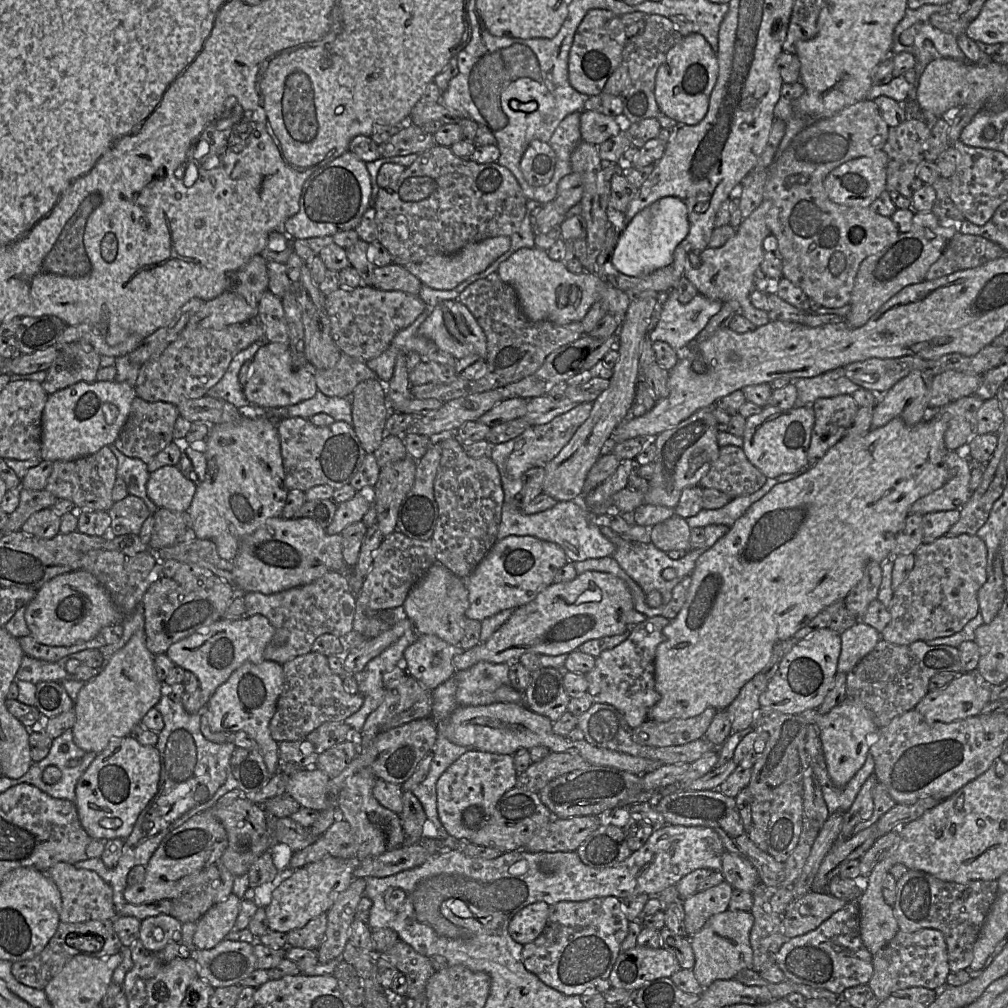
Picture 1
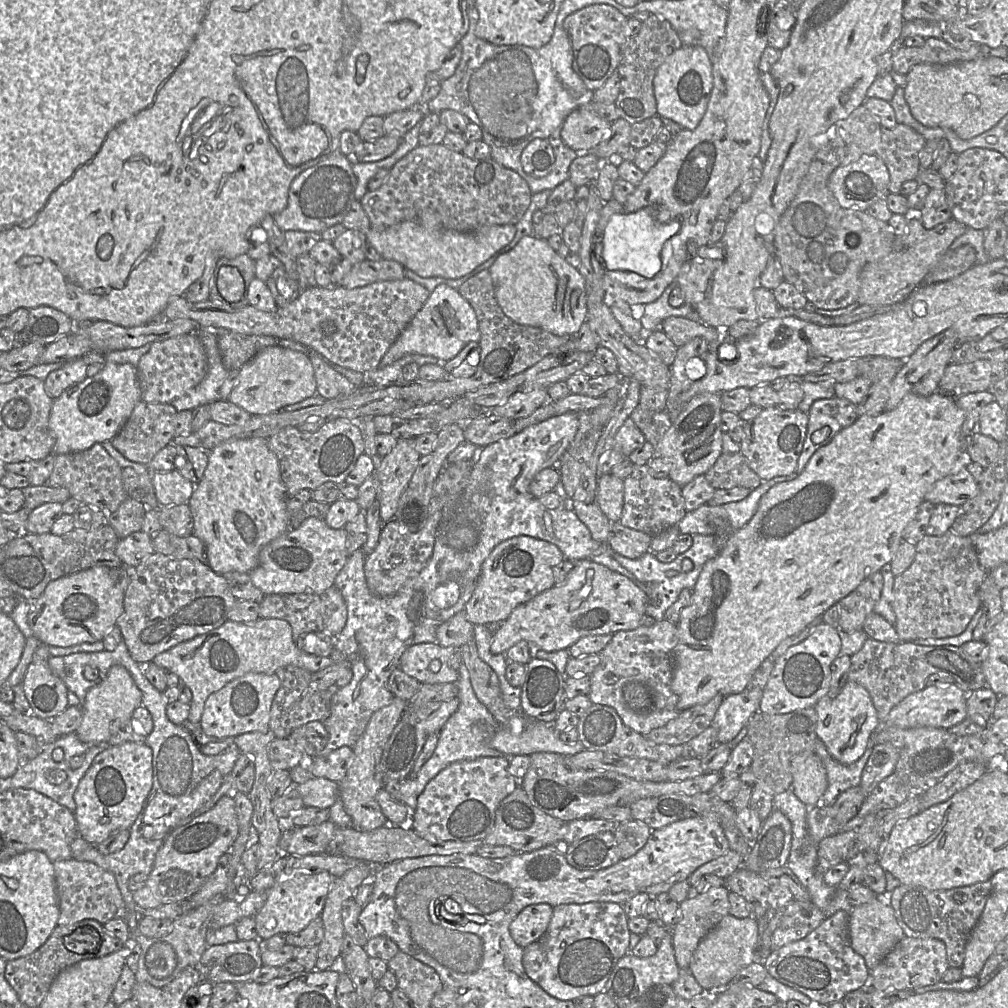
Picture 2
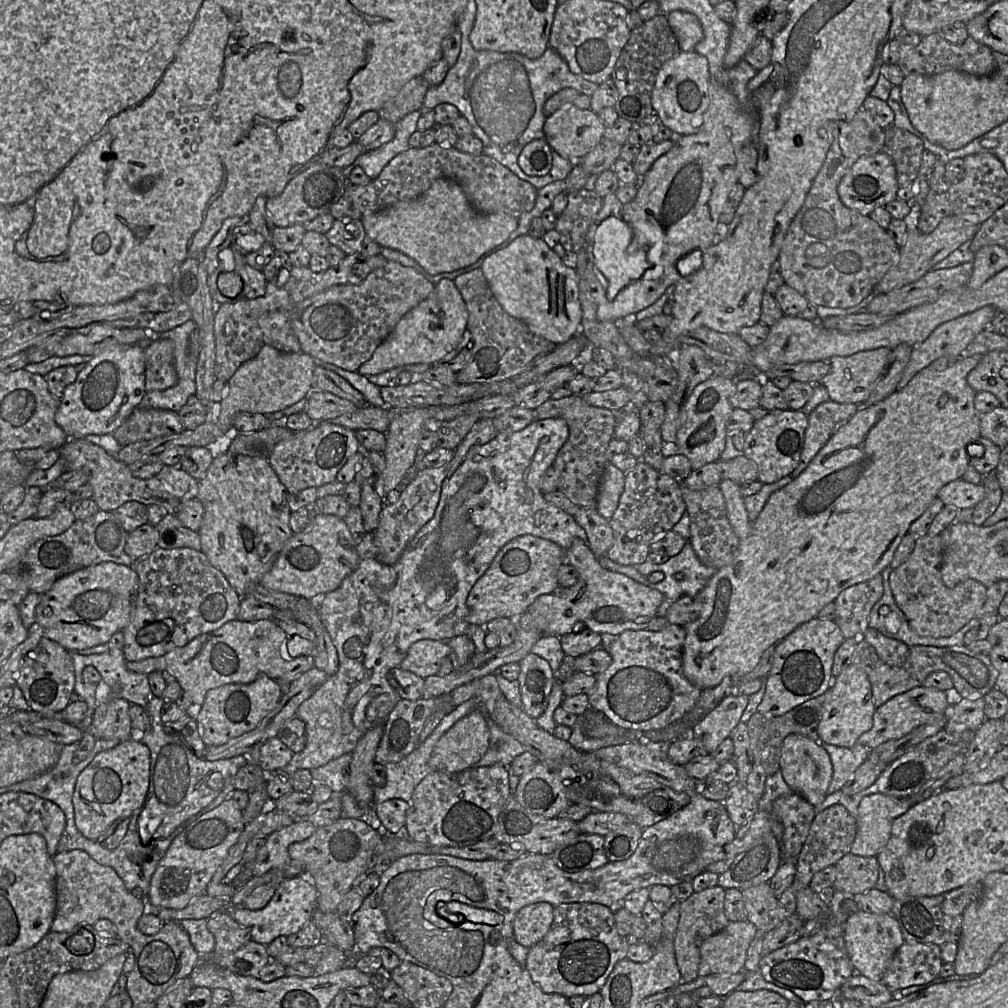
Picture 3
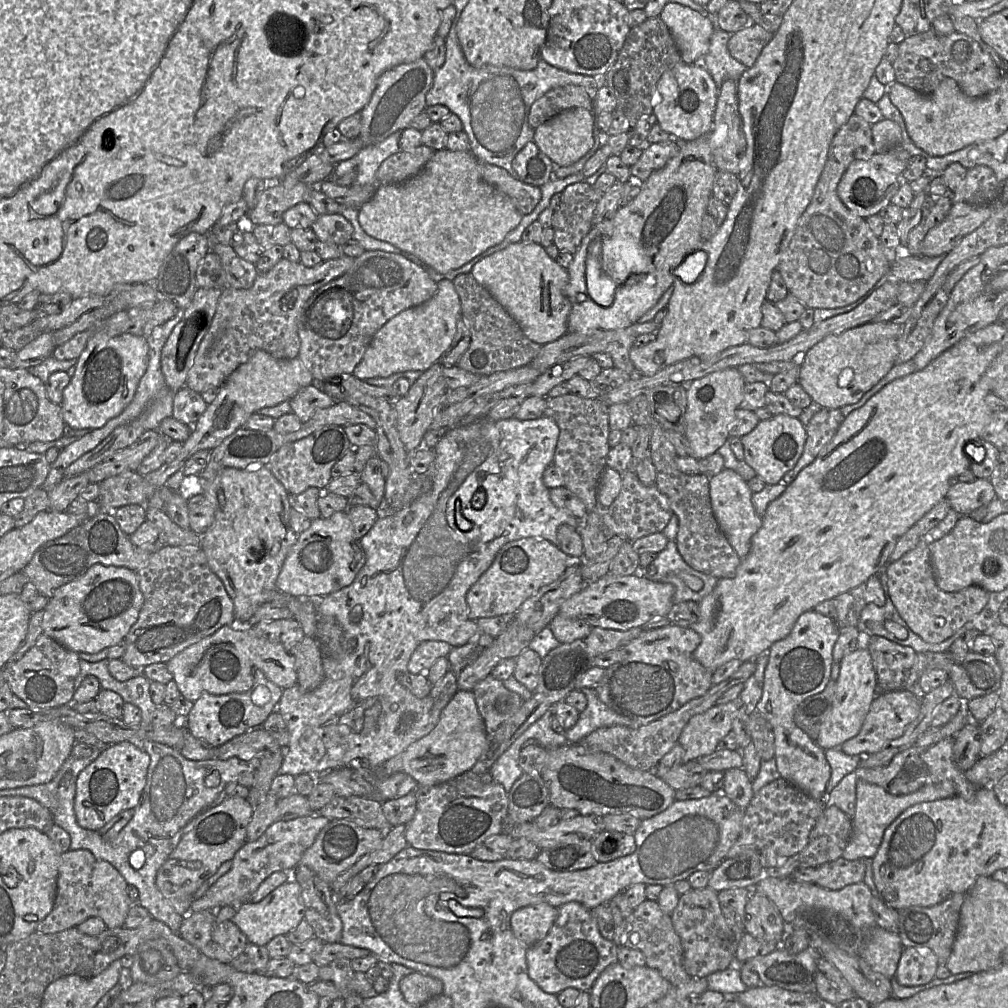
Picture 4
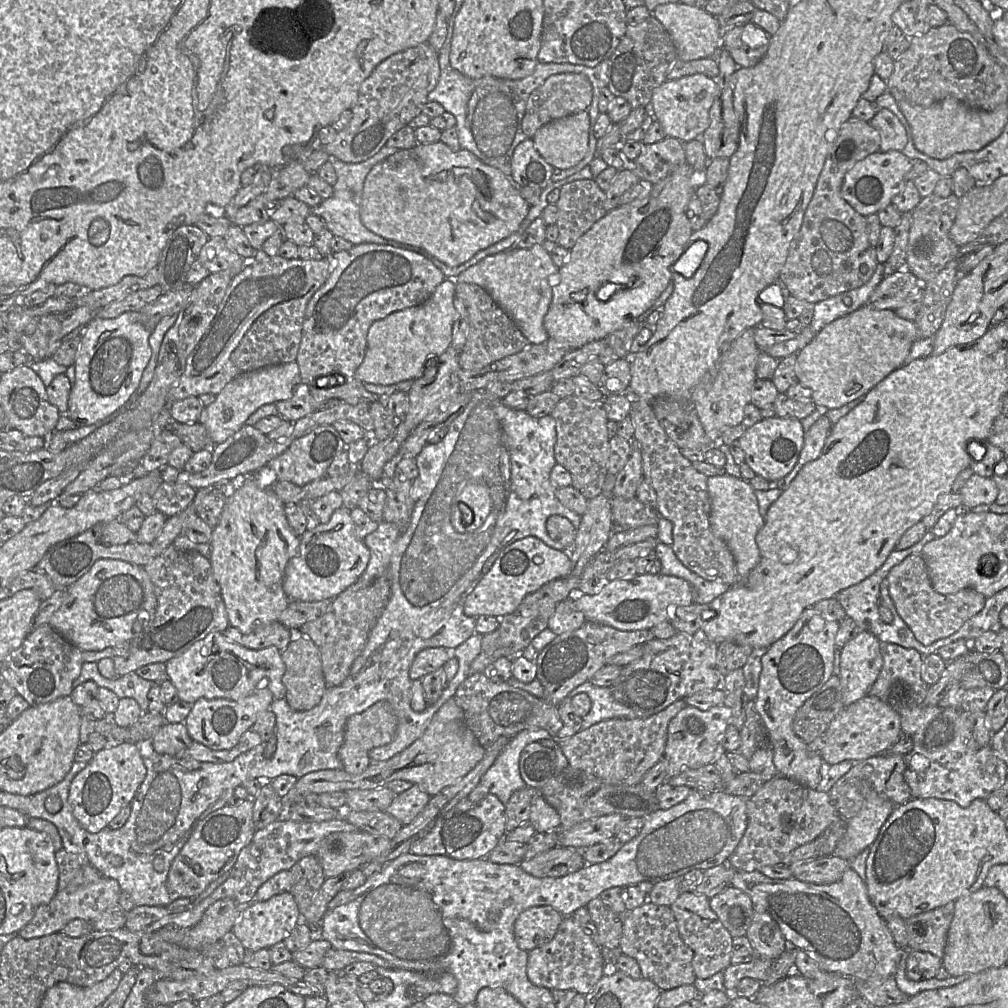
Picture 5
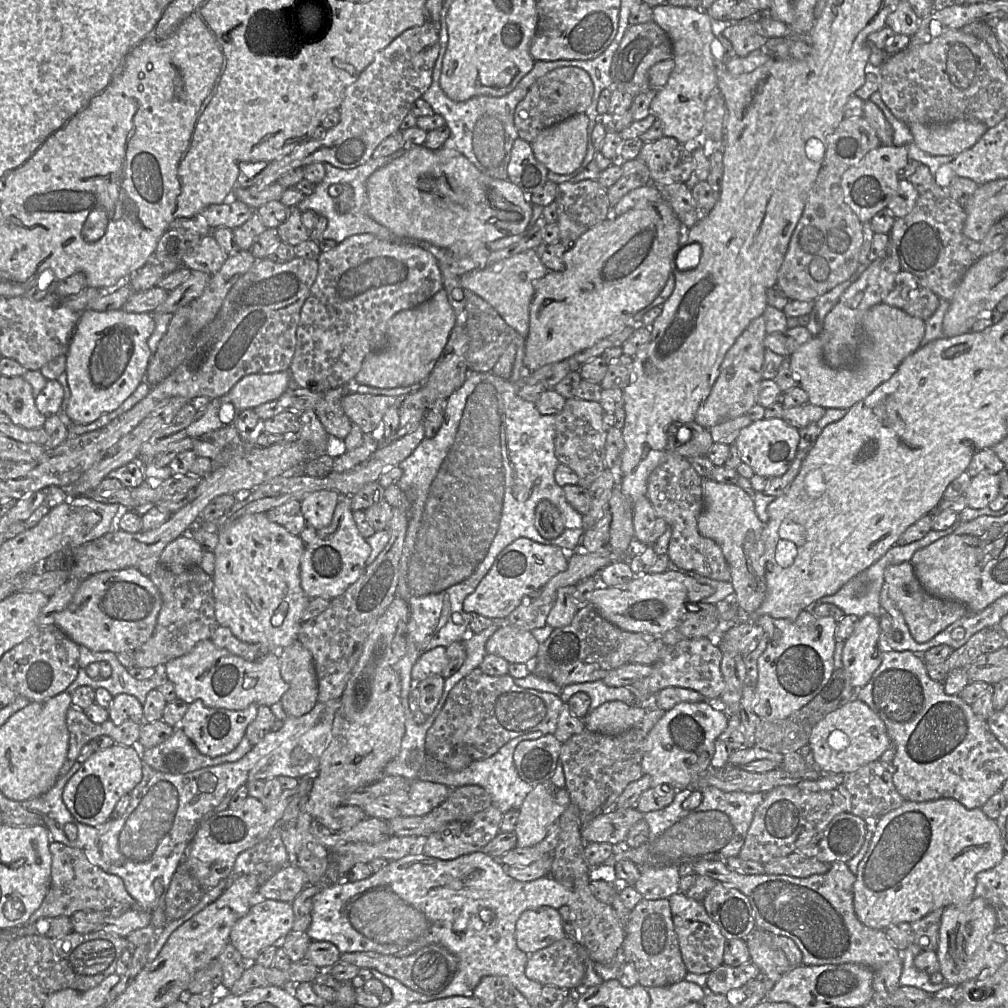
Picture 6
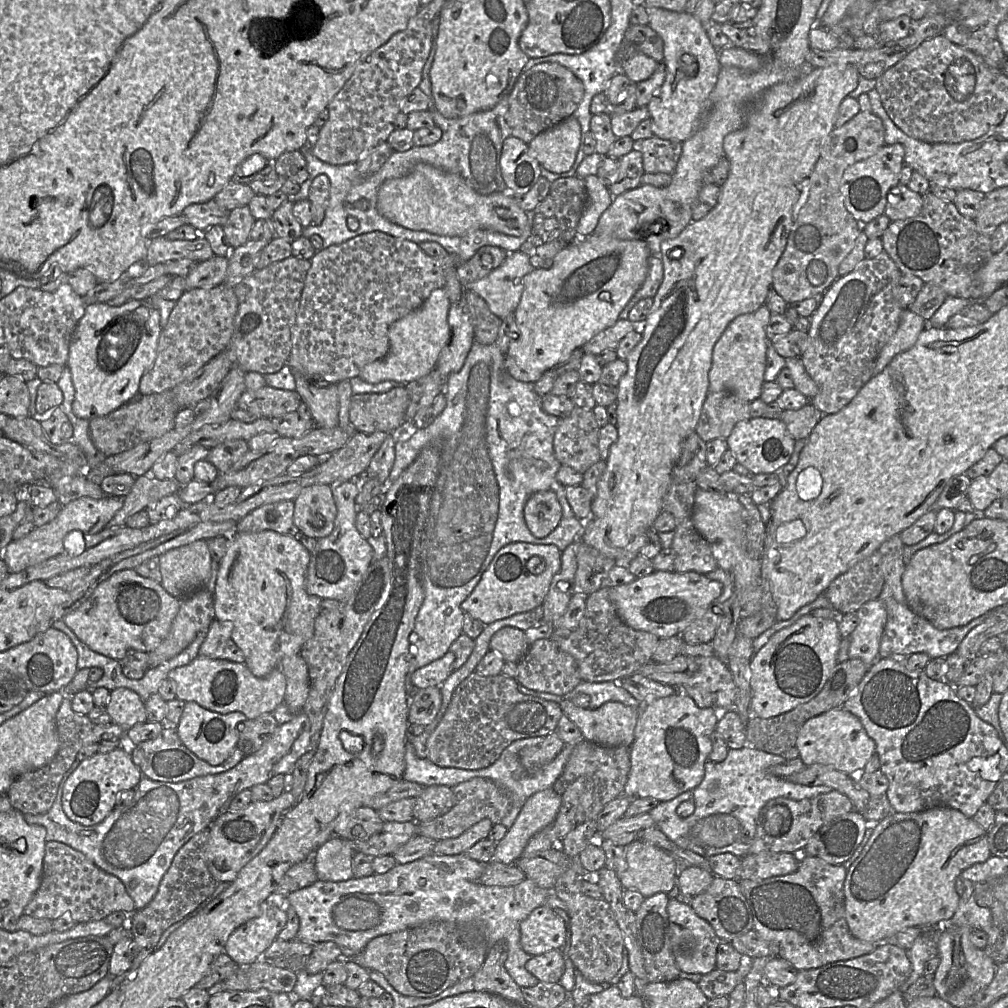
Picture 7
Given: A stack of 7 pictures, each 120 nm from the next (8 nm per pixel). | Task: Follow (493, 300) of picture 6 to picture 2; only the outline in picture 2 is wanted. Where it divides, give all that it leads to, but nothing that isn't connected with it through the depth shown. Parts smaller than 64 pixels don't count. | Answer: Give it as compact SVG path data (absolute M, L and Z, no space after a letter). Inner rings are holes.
M525 236L508 252L501 254L490 272L495 295L503 313L517 324L535 327L557 336L572 336L586 320L586 286L578 269L553 250L547 240Z

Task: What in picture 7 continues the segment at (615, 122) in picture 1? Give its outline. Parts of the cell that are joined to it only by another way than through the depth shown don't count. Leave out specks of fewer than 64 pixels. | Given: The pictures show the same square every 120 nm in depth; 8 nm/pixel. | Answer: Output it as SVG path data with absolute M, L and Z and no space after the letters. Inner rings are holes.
M573 115L538 134L528 143L533 157L541 167L552 173L569 171L581 144L581 125Z

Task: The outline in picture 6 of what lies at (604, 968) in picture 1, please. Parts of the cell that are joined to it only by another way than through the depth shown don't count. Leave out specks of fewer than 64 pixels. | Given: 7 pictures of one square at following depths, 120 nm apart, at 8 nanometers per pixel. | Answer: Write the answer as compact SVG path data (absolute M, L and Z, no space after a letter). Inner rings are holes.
M567 936L530 954L525 967L530 980L566 989L581 989L585 971L577 943Z

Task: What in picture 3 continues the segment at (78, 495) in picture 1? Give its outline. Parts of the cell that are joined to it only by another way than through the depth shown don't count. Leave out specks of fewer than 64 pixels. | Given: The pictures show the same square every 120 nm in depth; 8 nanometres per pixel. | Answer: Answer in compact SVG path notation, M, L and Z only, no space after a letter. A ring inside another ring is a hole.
M69 439L59 450L60 457L66 461L67 471L88 470L93 489L92 499L102 511L114 511L128 501L146 505L157 505L165 514L177 514L181 500L170 494L157 478L139 479L133 476L129 467L110 456L102 447L85 439Z

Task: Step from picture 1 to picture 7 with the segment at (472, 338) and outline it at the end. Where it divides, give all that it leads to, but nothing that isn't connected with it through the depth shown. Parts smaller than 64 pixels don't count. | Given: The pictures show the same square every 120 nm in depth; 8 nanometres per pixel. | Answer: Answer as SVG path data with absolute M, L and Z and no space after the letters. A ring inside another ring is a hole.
M443 288L433 290L420 307L389 326L388 354L365 365L358 376L365 382L374 384L383 381L409 383L429 374L435 368L439 355L450 337L450 305L451 302Z

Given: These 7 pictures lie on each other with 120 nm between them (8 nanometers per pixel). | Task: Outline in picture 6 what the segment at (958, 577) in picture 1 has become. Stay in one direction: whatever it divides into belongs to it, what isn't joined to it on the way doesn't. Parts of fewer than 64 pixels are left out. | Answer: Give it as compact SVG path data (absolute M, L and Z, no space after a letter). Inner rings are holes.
M910 561L888 566L884 571L884 582L888 585L889 597L902 613L912 637L918 643L929 641L950 624L969 613L968 607L962 602L929 594L917 579Z

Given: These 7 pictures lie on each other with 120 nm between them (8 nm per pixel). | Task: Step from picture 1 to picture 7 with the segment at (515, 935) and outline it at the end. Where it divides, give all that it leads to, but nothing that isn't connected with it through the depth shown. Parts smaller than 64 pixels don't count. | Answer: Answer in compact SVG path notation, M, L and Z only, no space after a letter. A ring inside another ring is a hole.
M547 904L535 908L520 924L521 947L531 956L561 949L564 942L564 921Z

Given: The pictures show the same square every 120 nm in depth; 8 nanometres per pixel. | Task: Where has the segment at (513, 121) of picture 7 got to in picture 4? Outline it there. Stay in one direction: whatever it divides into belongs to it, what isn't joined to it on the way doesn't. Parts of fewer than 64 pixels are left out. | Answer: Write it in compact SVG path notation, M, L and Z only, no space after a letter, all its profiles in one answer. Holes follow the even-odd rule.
M565 85L546 92L529 111L529 125L536 129L562 111L584 108L593 111L593 101L583 86Z

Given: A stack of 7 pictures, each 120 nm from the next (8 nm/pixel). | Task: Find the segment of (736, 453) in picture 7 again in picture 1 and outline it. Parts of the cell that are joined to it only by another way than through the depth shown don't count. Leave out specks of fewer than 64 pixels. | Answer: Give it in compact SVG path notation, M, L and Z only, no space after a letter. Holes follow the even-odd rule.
M765 406L758 414L746 418L743 451L757 469L767 478L797 472L807 465L807 452L814 426L812 406L778 408Z

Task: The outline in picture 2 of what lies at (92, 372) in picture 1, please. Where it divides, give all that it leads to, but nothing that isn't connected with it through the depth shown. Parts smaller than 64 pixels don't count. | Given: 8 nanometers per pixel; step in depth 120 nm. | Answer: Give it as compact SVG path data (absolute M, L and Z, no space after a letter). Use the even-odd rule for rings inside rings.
M73 359L54 371L51 371L44 380L47 394L52 398L58 398L62 392L87 377L87 364L81 359Z

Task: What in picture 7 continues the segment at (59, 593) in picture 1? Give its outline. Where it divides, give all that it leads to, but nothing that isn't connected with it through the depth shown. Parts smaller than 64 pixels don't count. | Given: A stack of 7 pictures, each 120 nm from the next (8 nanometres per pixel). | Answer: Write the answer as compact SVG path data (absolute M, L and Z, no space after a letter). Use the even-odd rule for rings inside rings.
M125 569L101 582L81 606L63 617L63 621L90 649L120 661L129 652L150 652L158 647L168 636L179 609L180 600L171 596L161 583L140 576L135 569Z

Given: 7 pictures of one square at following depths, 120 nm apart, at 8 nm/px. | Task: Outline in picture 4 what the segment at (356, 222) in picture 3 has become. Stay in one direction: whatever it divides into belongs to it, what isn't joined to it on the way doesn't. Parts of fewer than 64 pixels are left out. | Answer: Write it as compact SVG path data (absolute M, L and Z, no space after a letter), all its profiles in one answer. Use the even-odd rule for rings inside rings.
M321 214L311 226L320 241L343 246L353 239L353 225L341 214Z

